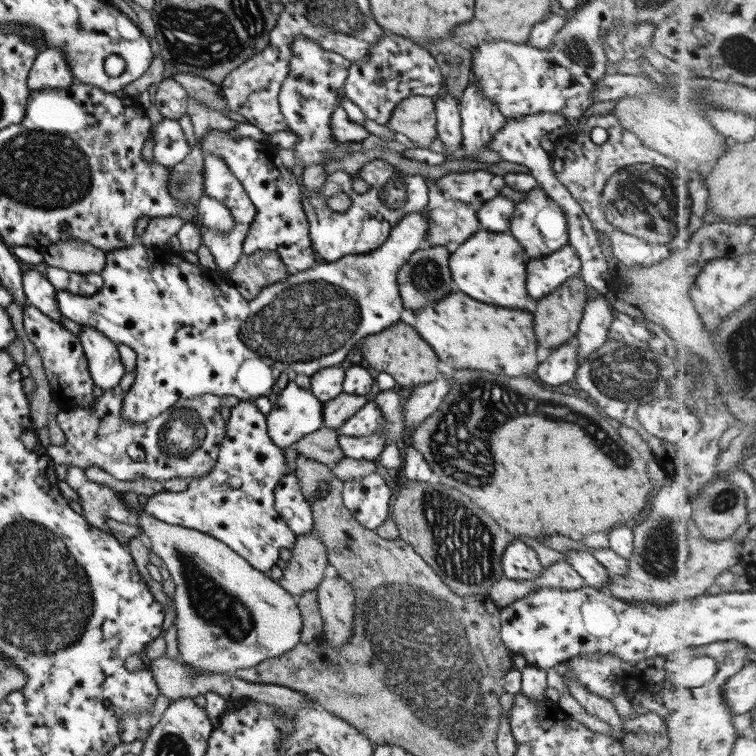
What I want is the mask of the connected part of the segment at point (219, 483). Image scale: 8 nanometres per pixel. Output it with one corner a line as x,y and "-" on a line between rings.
240,399
237,404
230,408
230,415
227,423
224,425
225,434
221,444
218,448
217,458
214,462
213,468
202,478
189,478
188,488
182,490
181,492
157,492
149,496
145,504
142,505
142,509
149,516
152,516
155,520
160,520
165,524
174,524
177,526
190,528
191,530
205,533
206,535
212,536
217,540
220,540
223,544
226,544
233,552
236,552
243,560
245,560
253,569
256,569
258,572
266,574
269,572
273,566
276,565
277,554
279,554
279,548
293,548
295,542
295,535
287,528
287,525
281,520
281,517
275,512
274,509
274,496
273,489
279,479
282,476
293,474
287,472
287,463
283,457
283,451
280,450
278,446
275,446
275,443
270,440
266,431
266,418
265,415
256,407
256,404
253,400
243,400

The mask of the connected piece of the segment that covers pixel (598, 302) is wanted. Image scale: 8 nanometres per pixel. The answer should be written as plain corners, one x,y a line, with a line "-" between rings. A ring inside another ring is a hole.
601,294
586,301
578,331
573,335
578,344
577,366
581,366
585,358
605,342
612,319
612,309

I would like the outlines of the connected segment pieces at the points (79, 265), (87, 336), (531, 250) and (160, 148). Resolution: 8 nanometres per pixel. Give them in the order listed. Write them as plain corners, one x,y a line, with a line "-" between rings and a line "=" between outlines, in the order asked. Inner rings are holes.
60,240
42,247
42,262
67,272
99,273
104,267
104,252
91,243
78,240
=
81,325
80,330
77,337
93,384
102,391
113,388
124,373
116,345
92,326
=
536,186
525,191
524,198
514,203
514,211
507,233
521,245
526,259
546,257
549,253
568,244
565,216
557,203
545,194
542,187
=
159,120
153,130
150,130
153,148
151,154
153,161
159,166
168,168
179,164
191,150
187,144
187,139
183,137
183,132
175,120

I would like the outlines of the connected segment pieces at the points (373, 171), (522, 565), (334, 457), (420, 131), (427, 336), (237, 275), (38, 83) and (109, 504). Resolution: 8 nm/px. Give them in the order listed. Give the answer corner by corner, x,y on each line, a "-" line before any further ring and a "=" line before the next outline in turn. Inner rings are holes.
373,160
360,167
359,177
369,186
363,194
354,192
351,189
351,175
338,169
326,176
320,190
316,190
316,192
307,190
300,195
303,212
305,212
305,218
307,218
307,226
309,226
307,232
311,246
315,256
322,262
330,263
338,258
343,258
345,255
361,255
375,250
383,244
383,241
389,236
391,229
399,223
401,217
426,208
427,186
425,185
425,178
421,175
403,175
387,162
-
391,175
401,177
406,190
406,201
398,208
388,208
380,200
382,186
390,179
-
339,192
343,192
349,197
350,204
344,212
333,212
326,205
326,198
333,197
=
519,540
505,547
500,564
503,577
509,580
535,580
543,572
535,551
=
322,426
320,429
302,436
293,448
299,455
309,457
331,467
344,457
336,435
336,431
=
410,95
401,100
393,109
387,127
409,145
427,148
437,136
434,98
=
450,292
437,304
410,311
415,318
411,328
447,367
479,368
495,374
501,372
505,376
523,376
537,367
533,314
527,310
493,308
489,304
479,304
477,300
469,300
461,292
=
258,250
253,254
240,254
239,260
228,272
227,281
236,289
236,291
246,300
251,300
257,293
266,286
282,281
289,272
283,261
277,256
277,253
=
46,48
36,53
27,75
27,89
61,89
69,87
73,78
60,48
=
67,465
64,481
77,494
82,507
82,515
89,525
106,530
107,520
116,520
123,524
132,524
132,518
120,495
115,495
109,487
85,478
83,470

